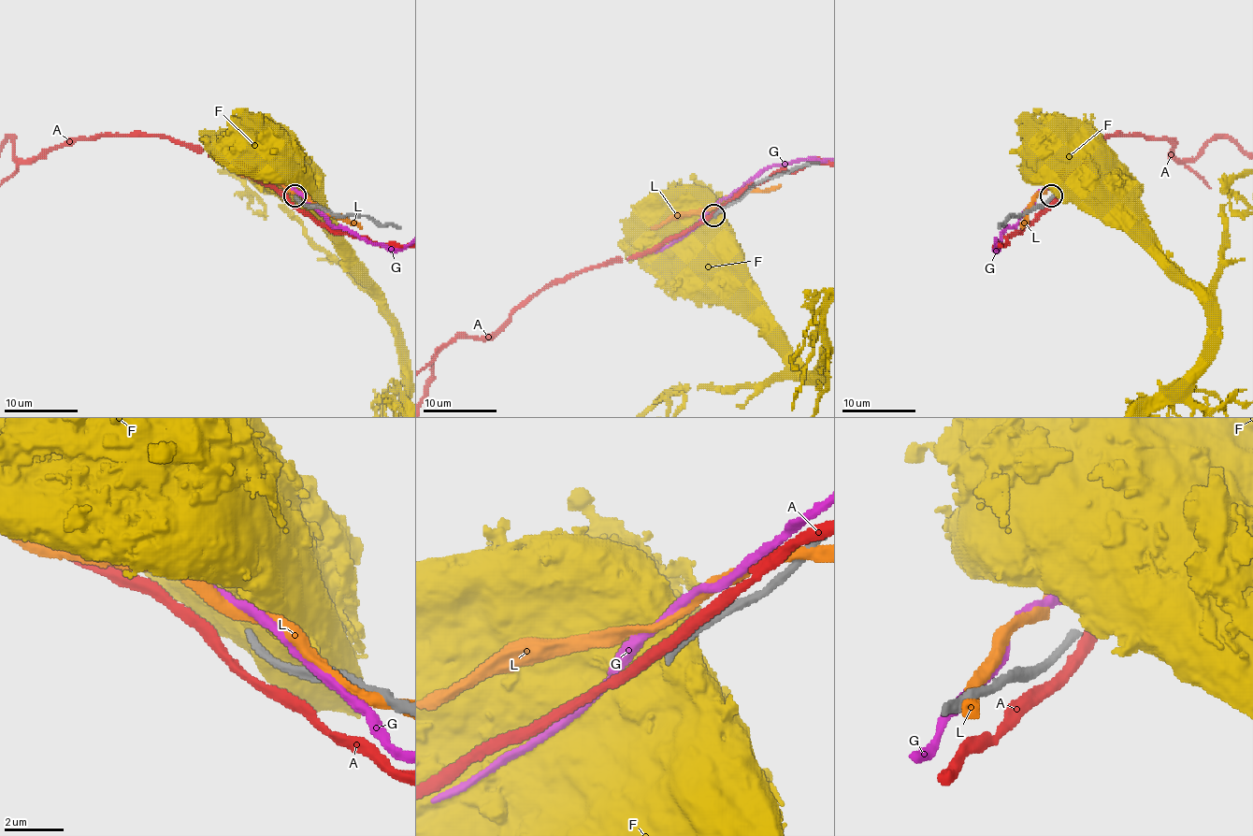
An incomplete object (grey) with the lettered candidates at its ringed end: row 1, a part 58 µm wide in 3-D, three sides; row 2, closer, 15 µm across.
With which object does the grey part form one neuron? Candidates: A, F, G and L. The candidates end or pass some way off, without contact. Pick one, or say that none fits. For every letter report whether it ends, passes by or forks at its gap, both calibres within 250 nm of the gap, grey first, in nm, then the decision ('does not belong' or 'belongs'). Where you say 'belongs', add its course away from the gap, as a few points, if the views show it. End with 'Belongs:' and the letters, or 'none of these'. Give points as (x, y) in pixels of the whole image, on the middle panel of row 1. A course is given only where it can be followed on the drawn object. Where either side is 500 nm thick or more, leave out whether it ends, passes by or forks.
A: it passes by | 260/360 nm | does not belong
F: 260/850 nm | does not belong
G: it passes by | 260/320 nm | does not belong
L: it passes by | 260/300 nm | does not belong
Belongs: none of these

